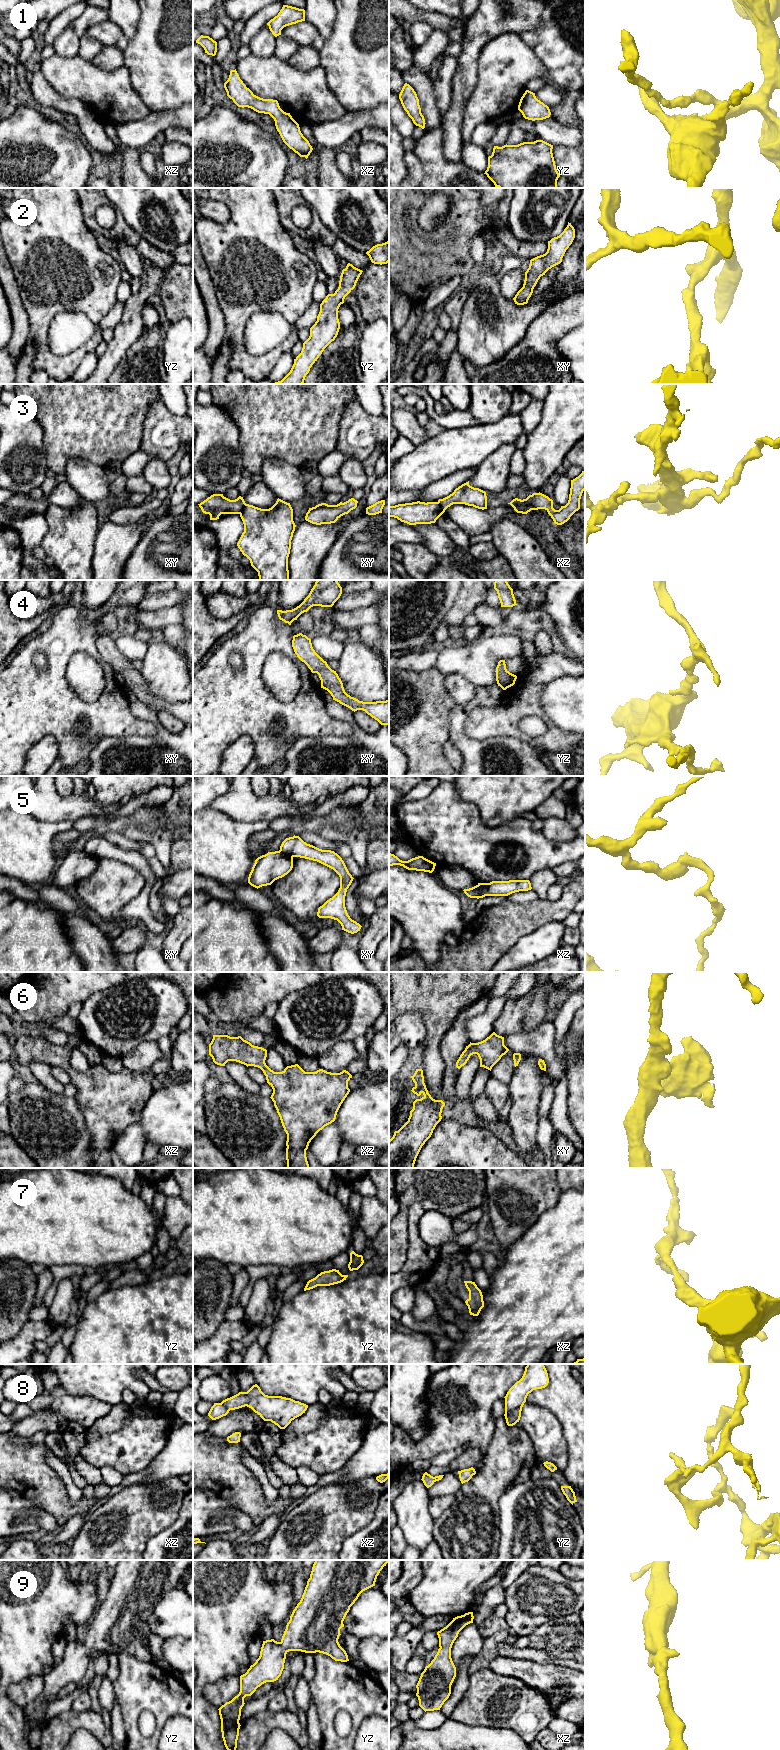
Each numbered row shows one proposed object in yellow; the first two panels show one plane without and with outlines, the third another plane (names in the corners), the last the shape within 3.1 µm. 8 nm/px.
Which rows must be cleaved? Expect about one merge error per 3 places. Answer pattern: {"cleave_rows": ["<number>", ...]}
{"cleave_rows": ["3", "5", "8"]}

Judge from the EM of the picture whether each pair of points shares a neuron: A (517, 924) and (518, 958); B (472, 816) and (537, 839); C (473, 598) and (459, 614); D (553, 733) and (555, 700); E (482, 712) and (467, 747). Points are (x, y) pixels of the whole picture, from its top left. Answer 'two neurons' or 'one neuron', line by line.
A: two neurons
B: one neuron
C: one neuron
D: two neurons
E: two neurons

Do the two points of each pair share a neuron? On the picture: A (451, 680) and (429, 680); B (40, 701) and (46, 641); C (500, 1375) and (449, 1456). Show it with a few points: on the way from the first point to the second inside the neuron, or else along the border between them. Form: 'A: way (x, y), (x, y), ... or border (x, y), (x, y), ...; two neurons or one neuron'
A: border (444, 677), (444, 686), (454, 701); two neurons
B: way (49, 686), (53, 677), (53, 656); one neuron
C: border (470, 1445), (463, 1444), (443, 1451), (431, 1459); two neurons

